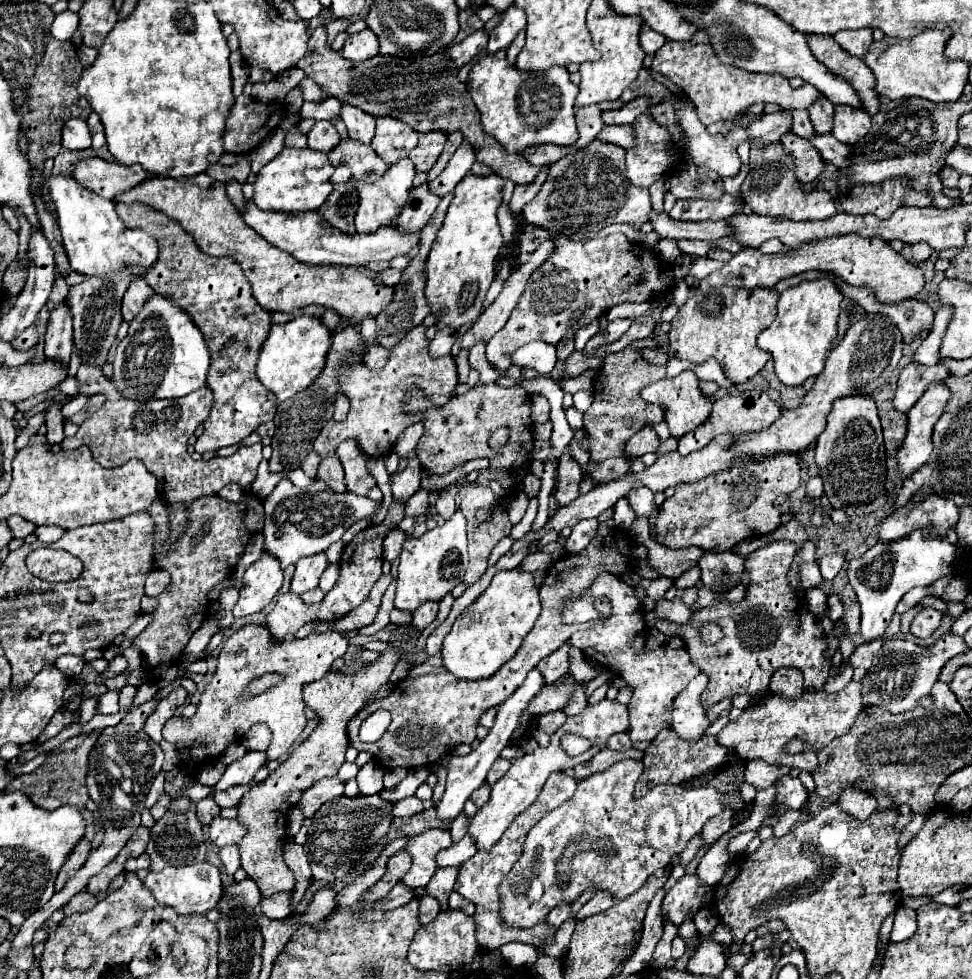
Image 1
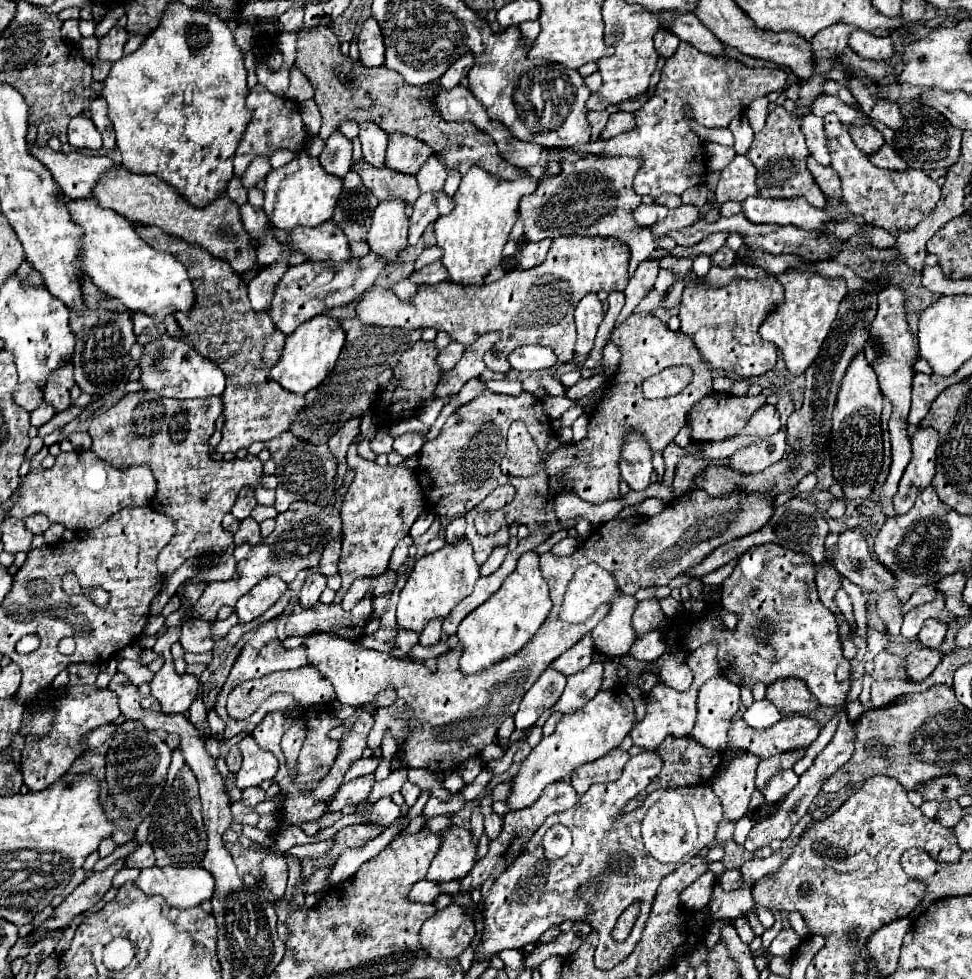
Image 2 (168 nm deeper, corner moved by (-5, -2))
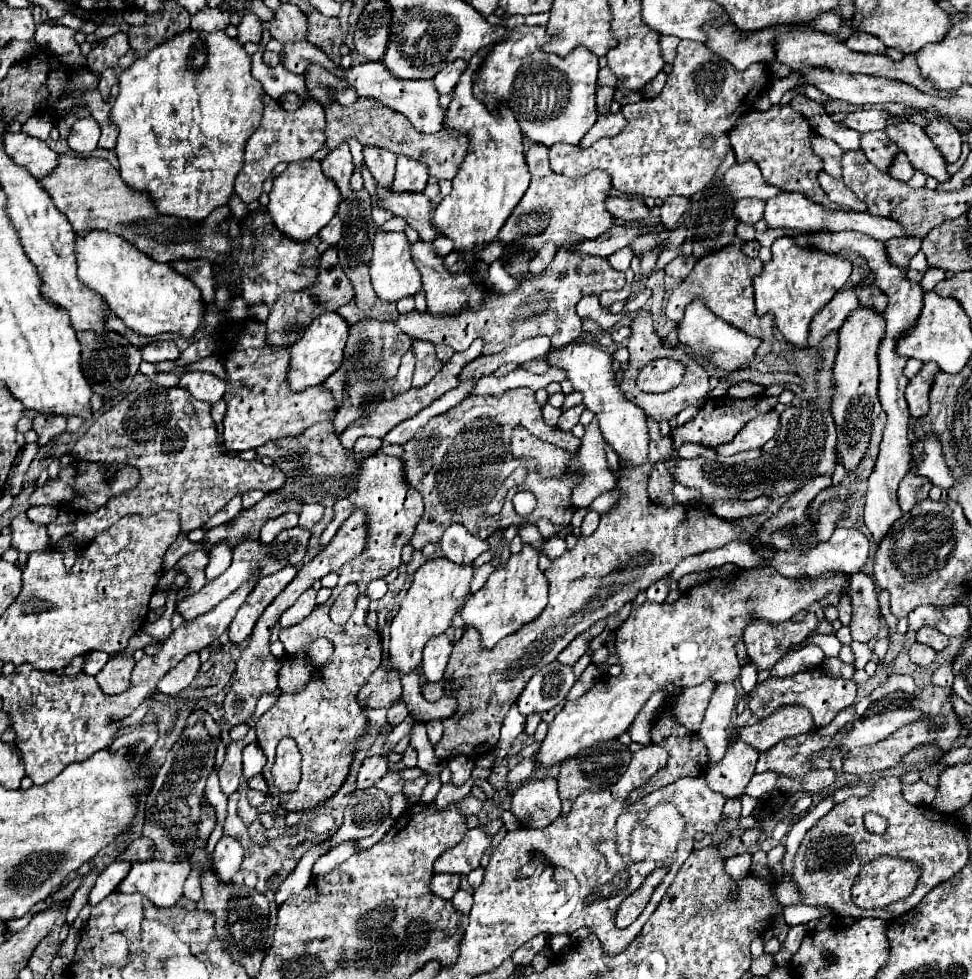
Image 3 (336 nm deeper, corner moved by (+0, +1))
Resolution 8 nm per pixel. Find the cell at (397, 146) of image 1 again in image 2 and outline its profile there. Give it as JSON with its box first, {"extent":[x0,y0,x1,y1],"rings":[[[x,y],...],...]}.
{"extent":[385,134,433,174],"rings":[[[393,134],[393,136],[389,136],[385,164],[387,164],[387,168],[391,168],[395,172],[417,174],[419,166],[431,154],[433,154],[433,150],[429,148],[429,144],[425,144],[425,142],[417,140],[417,138],[411,138],[411,136]]]}

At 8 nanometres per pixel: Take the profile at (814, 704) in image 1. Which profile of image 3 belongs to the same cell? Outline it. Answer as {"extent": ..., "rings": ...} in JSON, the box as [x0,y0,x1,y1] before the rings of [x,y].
{"extent":[740,705,814,753],"rings":[[[782,705],[768,719],[758,721],[752,727],[740,731],[740,739],[748,741],[760,753],[766,753],[778,741],[786,737],[796,737],[814,729],[812,715],[802,705]]]}

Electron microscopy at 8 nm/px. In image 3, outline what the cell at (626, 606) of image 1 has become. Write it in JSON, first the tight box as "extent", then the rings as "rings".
{"extent":[674,679,716,733],"rings":[[[710,679],[704,681],[702,685],[698,685],[698,687],[684,689],[678,695],[678,699],[674,701],[676,703],[674,705],[676,721],[680,721],[692,733],[698,733],[700,725],[702,725],[702,719],[704,719],[704,713],[706,713],[706,707],[708,707],[708,701],[710,701],[714,689],[716,689],[716,685]]]}

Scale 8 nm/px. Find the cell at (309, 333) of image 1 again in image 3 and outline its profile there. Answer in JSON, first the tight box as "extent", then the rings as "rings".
{"extent":[288,313,350,391],"rings":[[[322,313],[320,317],[316,317],[310,323],[310,327],[304,331],[302,339],[290,347],[290,355],[292,355],[290,371],[288,371],[290,389],[304,391],[308,387],[322,385],[334,371],[338,371],[338,367],[342,365],[342,359],[344,359],[348,329],[350,327],[346,323],[346,319],[340,317],[338,313]]]}

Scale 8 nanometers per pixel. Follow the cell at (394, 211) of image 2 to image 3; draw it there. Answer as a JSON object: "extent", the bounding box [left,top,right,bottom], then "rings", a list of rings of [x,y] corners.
{"extent":[370,233,420,303],"rings":[[[376,233],[374,239],[374,253],[372,253],[372,265],[370,265],[370,277],[376,295],[382,301],[398,303],[404,297],[414,297],[420,293],[420,273],[410,257],[410,243],[404,233]]]}

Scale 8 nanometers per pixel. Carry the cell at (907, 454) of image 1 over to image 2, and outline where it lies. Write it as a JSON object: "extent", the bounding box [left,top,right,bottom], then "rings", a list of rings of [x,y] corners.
{"extent":[893,426,937,514],"rings":[[[917,426],[917,430],[911,436],[911,464],[907,464],[897,494],[893,496],[897,514],[907,514],[913,508],[917,494],[931,484],[935,476],[937,444],[937,432],[933,432],[931,428]]]}

